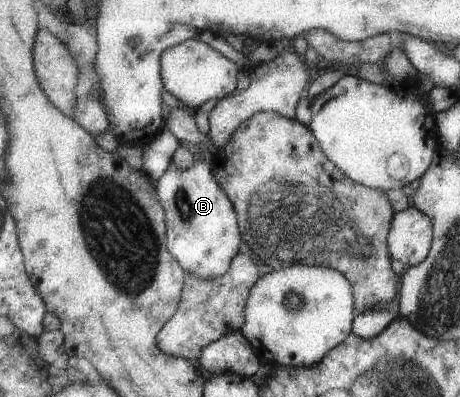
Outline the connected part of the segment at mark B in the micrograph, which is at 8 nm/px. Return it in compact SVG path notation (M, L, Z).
M198 160L189 169L181 169L172 162L168 170L159 178L157 189L160 200L167 212L167 243L171 253L188 273L194 273L201 279L219 277L228 270L232 257L235 256L240 244L240 232L234 218L234 206L231 199L224 194L219 184L214 180L211 170L212 163L204 163Z

